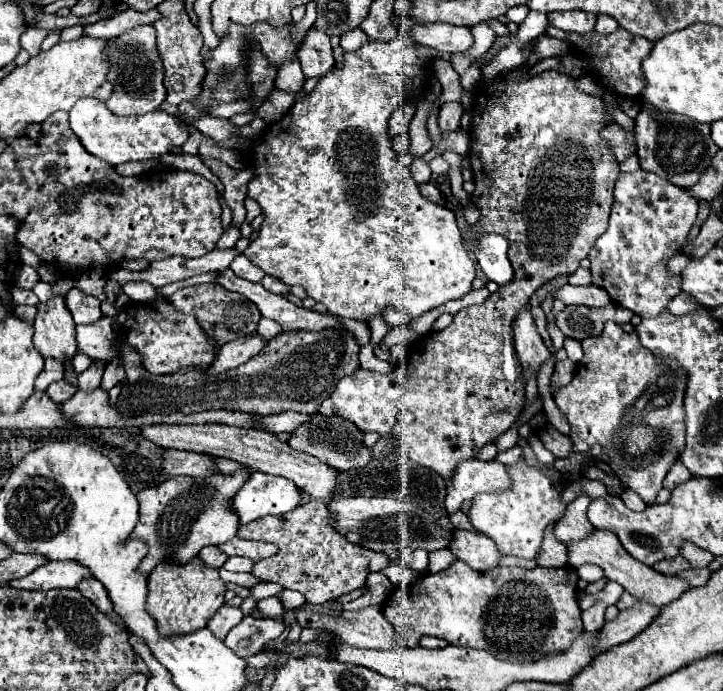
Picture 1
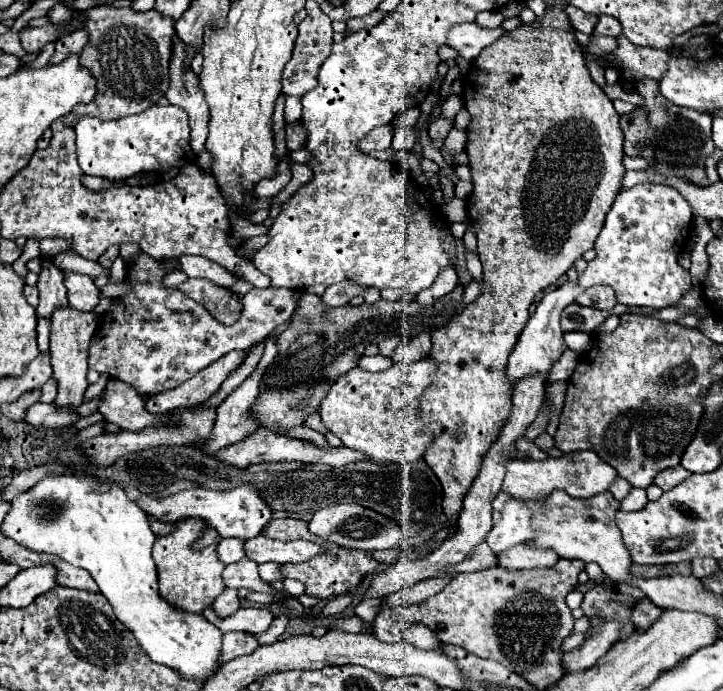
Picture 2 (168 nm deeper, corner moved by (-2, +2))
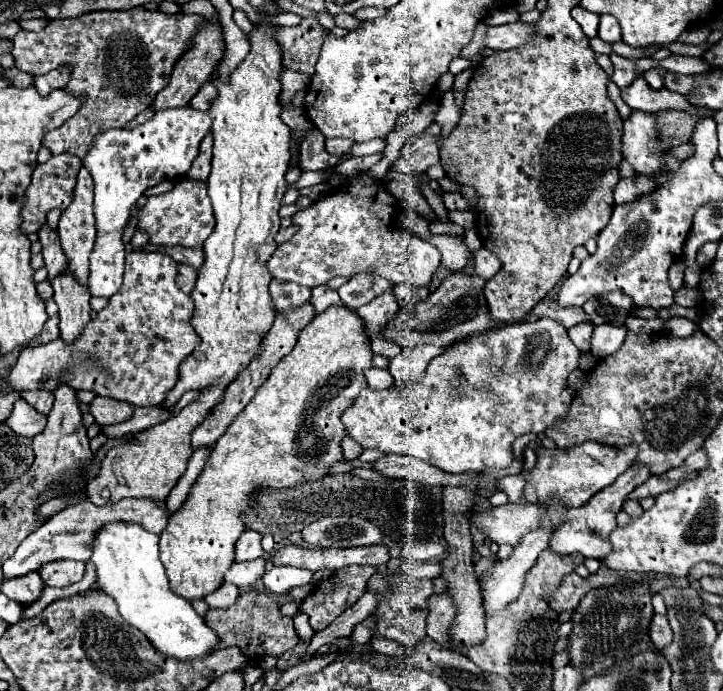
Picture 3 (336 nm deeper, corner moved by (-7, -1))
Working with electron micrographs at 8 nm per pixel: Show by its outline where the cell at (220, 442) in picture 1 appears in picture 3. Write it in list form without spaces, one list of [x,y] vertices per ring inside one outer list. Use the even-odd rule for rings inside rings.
[[[95,397],[89,403],[89,413],[95,417],[95,423],[105,427],[105,425],[115,425],[121,421],[127,421],[133,413],[133,407],[125,401],[109,399],[109,397]]]

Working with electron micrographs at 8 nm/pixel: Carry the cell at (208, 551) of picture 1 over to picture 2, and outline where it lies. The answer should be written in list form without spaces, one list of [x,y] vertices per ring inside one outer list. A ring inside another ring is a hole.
[[[222,538],[216,546],[216,554],[224,564],[238,562],[240,558],[244,558],[242,544],[244,544],[244,540],[238,540],[238,538]]]

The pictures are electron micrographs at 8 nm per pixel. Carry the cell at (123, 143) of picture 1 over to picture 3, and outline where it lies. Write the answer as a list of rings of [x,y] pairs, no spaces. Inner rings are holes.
[[[191,107],[167,109],[155,113],[147,123],[127,131],[109,129],[93,141],[91,151],[85,155],[83,165],[89,169],[95,181],[95,227],[97,241],[89,257],[89,291],[93,297],[113,297],[123,283],[125,269],[125,245],[123,229],[129,221],[131,209],[145,189],[165,181],[183,177],[199,153],[199,145],[211,131],[209,113],[195,111]]]

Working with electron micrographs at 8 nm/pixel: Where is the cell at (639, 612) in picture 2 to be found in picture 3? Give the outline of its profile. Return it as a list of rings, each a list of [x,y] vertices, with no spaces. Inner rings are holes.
[[[655,615],[653,617],[651,627],[649,627],[649,637],[659,651],[671,643],[673,633],[671,633],[671,627],[669,627],[669,621],[667,621],[665,615]]]

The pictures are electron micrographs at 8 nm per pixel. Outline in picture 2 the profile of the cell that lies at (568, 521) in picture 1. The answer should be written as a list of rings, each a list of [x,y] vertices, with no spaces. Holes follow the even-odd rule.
[[[570,452],[562,458],[546,458],[544,462],[536,460],[506,460],[506,476],[502,482],[502,492],[516,499],[546,499],[556,488],[566,490],[572,498],[592,498],[600,492],[606,492],[610,482],[616,478],[616,472],[610,464],[600,460],[594,452]]]

